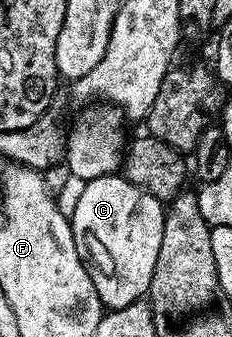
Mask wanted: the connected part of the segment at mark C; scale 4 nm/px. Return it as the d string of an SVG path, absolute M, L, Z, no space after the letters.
M116 172L85 181L80 188L76 207L70 210L74 244L84 259L90 280L94 280L101 307L121 310L132 302L141 301L148 293L148 285L154 276L154 264L158 264L158 247L162 245L165 203Z

